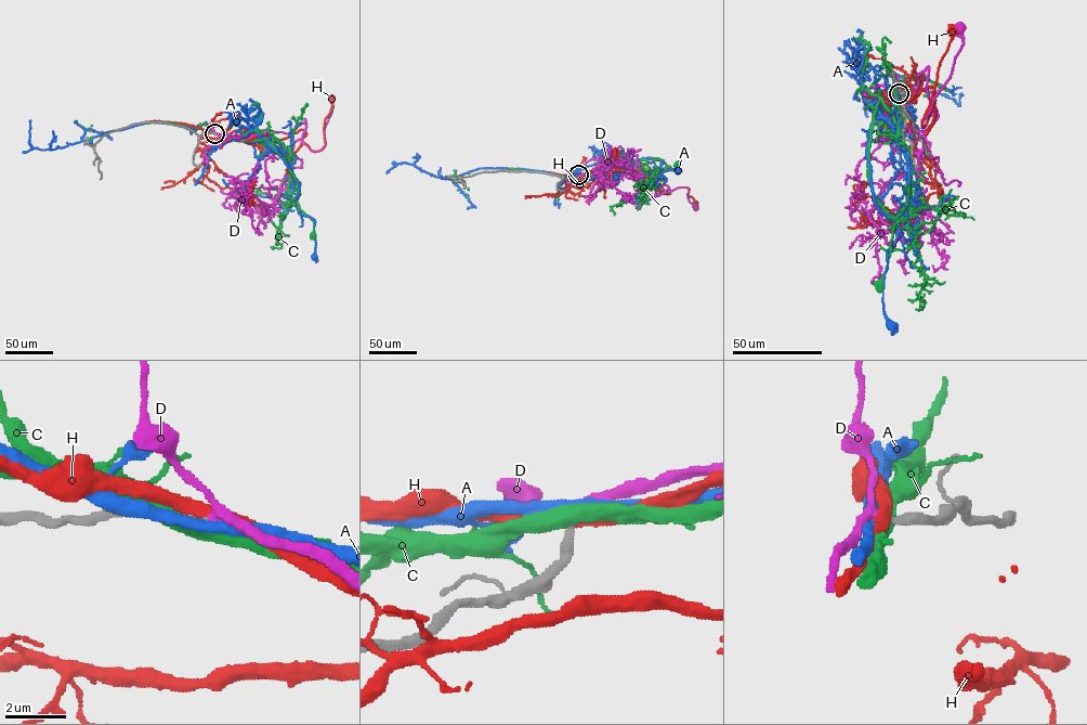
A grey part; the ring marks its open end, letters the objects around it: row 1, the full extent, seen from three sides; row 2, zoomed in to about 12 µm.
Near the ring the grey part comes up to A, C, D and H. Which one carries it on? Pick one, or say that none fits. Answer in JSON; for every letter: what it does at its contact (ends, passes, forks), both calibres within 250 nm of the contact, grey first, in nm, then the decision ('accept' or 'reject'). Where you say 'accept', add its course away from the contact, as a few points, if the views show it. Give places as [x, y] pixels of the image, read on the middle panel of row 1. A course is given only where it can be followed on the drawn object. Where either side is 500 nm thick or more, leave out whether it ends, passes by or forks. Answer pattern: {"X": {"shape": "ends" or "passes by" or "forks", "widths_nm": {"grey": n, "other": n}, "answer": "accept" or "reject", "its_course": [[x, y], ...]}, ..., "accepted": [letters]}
{"A": {"shape": "passes by", "widths_nm": {"grey": 280, "other": 400}, "answer": "reject"}, "C": {"shape": "passes by", "widths_nm": {"grey": 300, "other": 480}, "answer": "reject"}, "D": {"shape": "passes by", "widths_nm": {"grey": 280, "other": 280}, "answer": "accept", "its_course": [[578, 175], [614, 157], [624, 159], [649, 180], [657, 195], [686, 188], [689, 201], [695, 207]]}, "H": {"shape": "passes by", "widths_nm": {"grey": 300, "other": 400}, "answer": "reject"}, "accepted": ["D"]}

